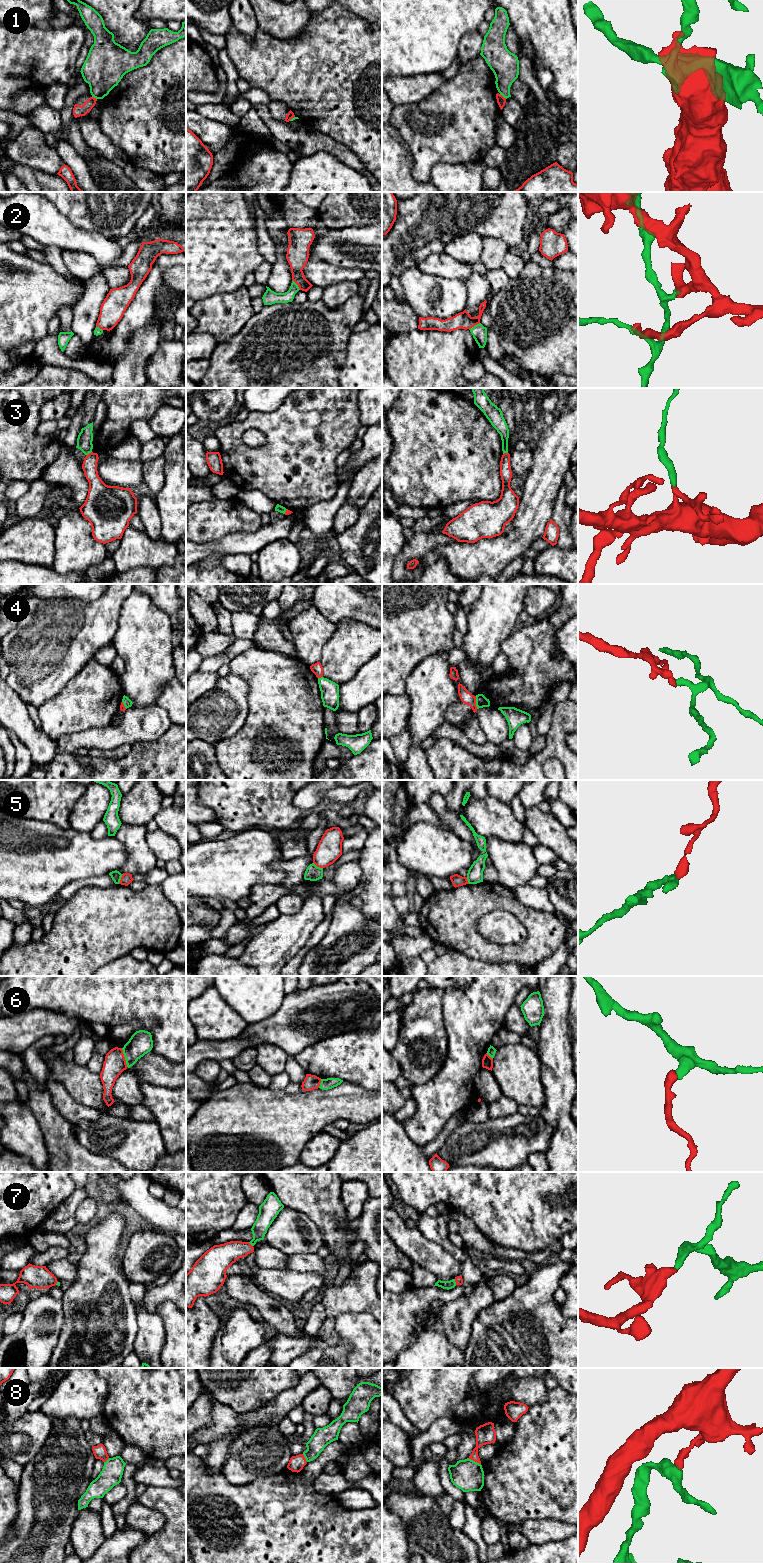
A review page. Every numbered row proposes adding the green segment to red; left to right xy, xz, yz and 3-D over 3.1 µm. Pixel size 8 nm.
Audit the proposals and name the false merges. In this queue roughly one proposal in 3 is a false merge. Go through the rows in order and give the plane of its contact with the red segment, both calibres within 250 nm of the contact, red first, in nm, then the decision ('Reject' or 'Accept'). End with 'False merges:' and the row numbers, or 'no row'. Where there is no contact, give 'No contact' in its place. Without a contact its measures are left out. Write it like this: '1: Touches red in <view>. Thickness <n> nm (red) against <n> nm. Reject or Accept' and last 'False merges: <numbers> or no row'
1: Touches red in yz. Thickness 70 nm (red) against 220 nm. Reject
2: Touches red in yz. Thickness 130 nm (red) against 120 nm. Reject
3: Touches red in xy. Thickness 120 nm (red) against 130 nm. Reject
4: Touches red in yz. Thickness 100 nm (red) against 100 nm. Reject
5: Touches red in xy. Thickness 90 nm (red) against 80 nm. Reject
6: Touches red in xy. Thickness 170 nm (red) against 190 nm. Reject
7: Touches red in yz. Thickness 60 nm (red) against 70 nm. Accept
8: Touches red in yz. Thickness 160 nm (red) against 260 nm. Reject
False merges: 1, 2, 3, 4, 5, 6, 8

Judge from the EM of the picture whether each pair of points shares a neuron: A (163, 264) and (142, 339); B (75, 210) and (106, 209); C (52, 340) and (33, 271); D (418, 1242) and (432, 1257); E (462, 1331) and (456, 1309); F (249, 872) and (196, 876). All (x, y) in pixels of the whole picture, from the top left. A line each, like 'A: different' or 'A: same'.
A: different
B: same
C: different
D: same
E: same
F: same

